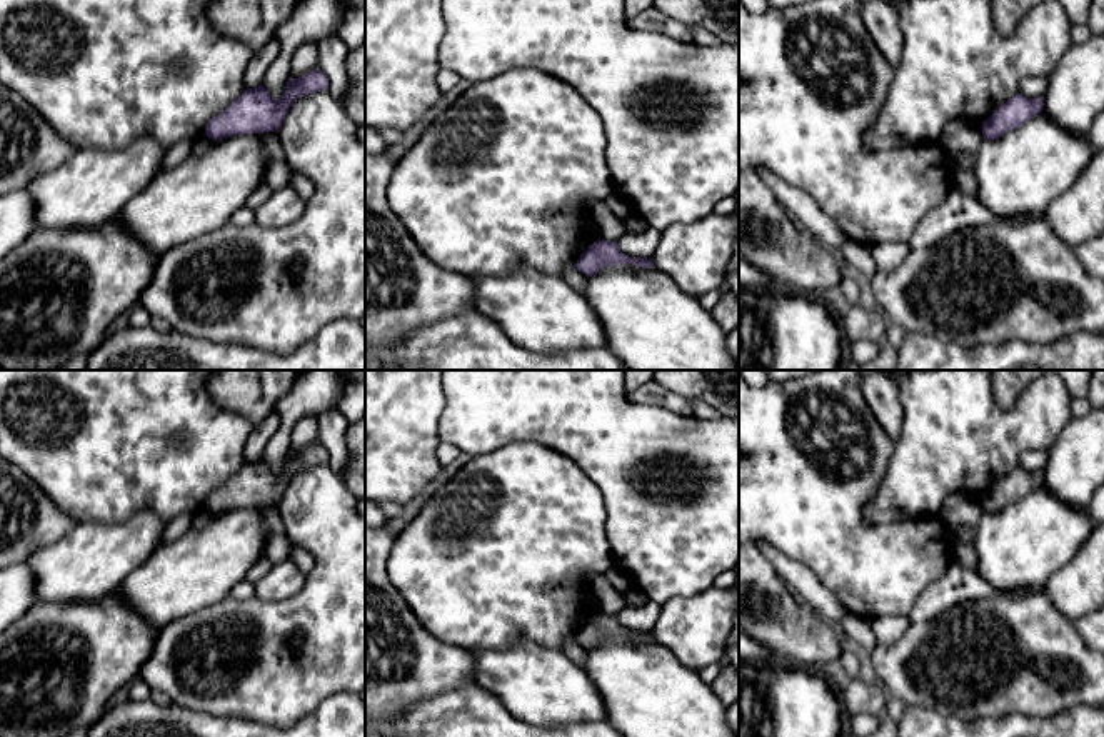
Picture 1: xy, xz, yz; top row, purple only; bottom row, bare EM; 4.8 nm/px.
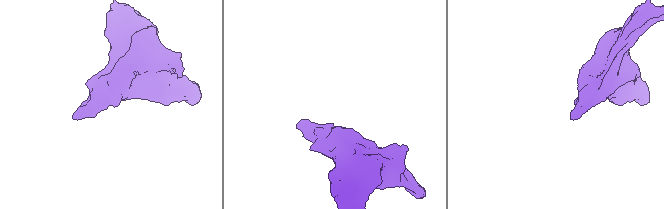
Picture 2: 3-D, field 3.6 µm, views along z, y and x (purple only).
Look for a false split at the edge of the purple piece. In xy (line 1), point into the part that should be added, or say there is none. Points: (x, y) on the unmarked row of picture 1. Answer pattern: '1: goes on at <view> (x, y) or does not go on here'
1: does not go on here

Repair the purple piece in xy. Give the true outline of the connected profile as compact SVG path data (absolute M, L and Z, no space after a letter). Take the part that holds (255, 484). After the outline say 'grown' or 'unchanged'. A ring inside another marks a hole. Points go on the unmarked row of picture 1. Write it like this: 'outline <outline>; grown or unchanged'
outline M320 442L299 452L290 450L280 474L275 474L263 459L247 462L223 485L208 494L203 509L217 515L232 509L279 505L299 470L325 462L329 462L329 452Z; unchanged

